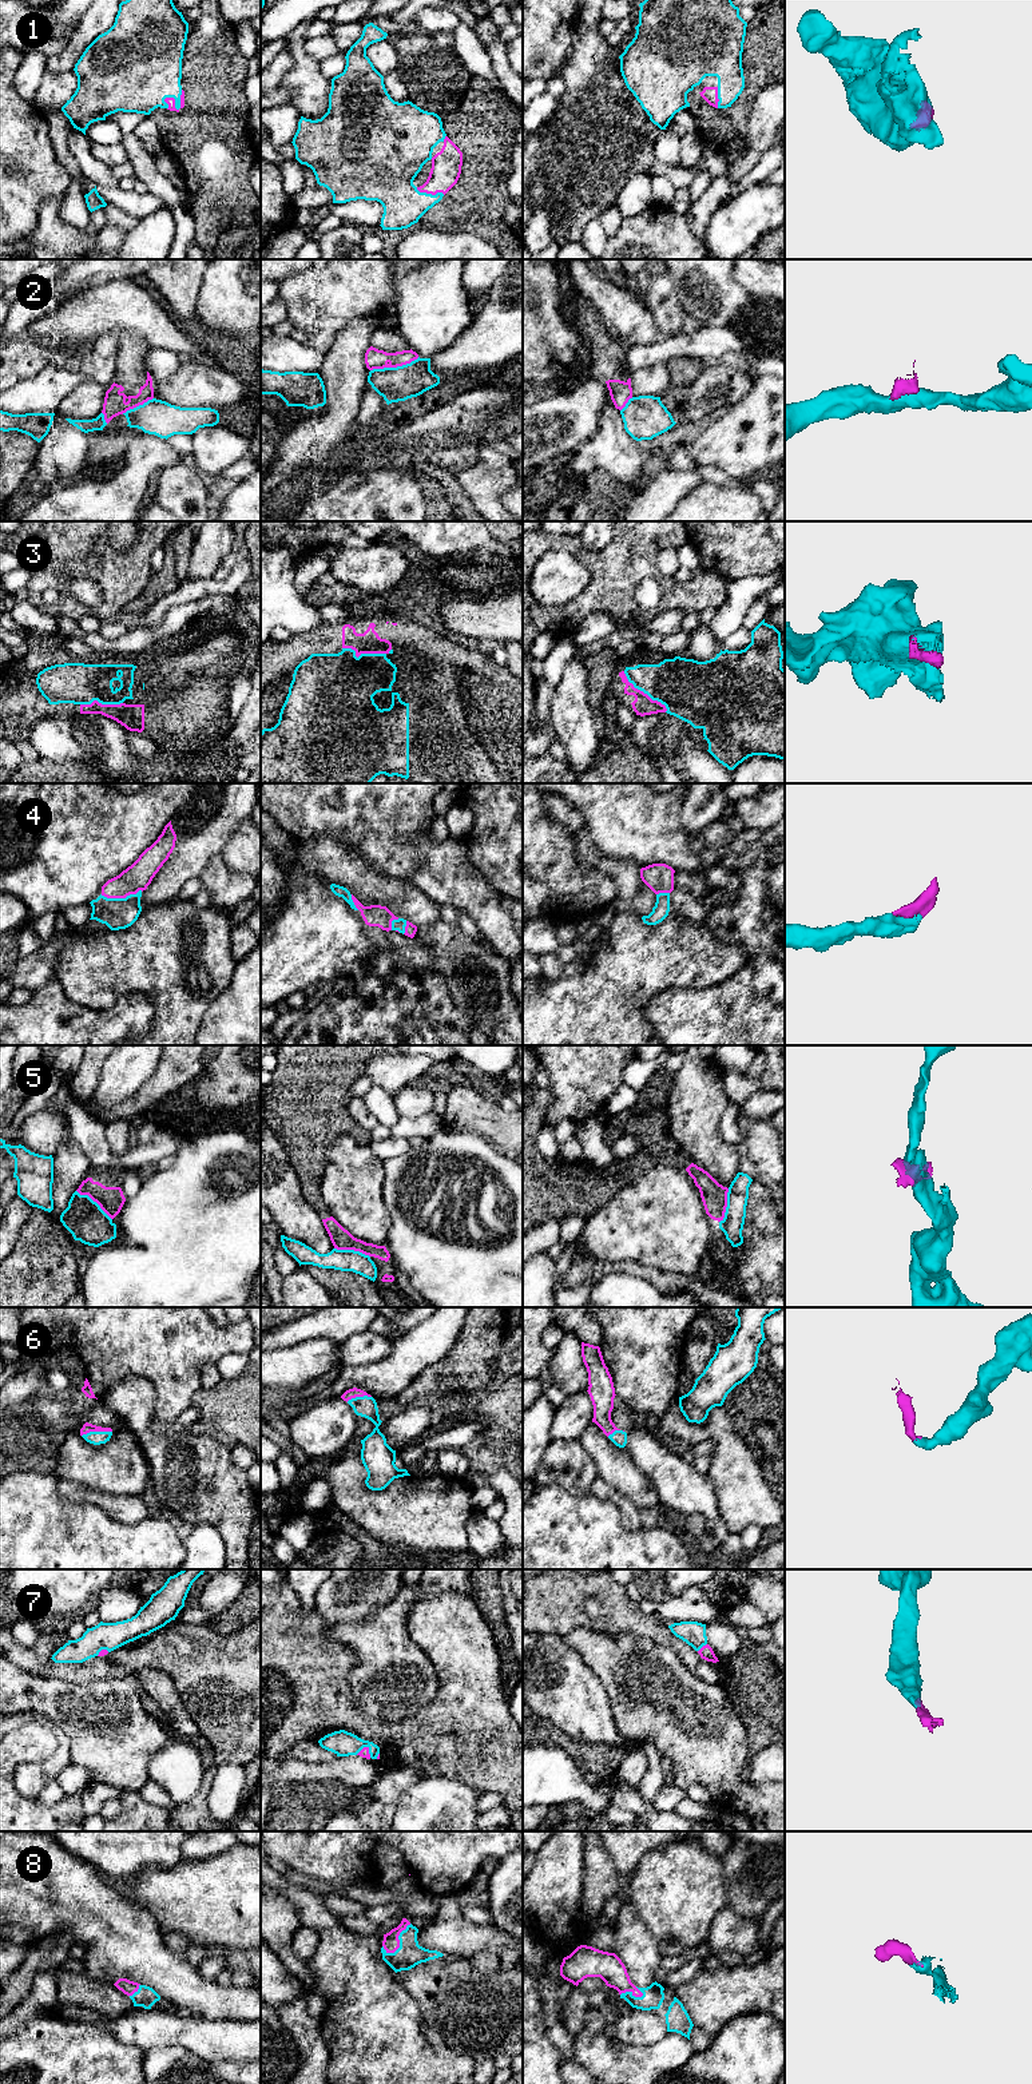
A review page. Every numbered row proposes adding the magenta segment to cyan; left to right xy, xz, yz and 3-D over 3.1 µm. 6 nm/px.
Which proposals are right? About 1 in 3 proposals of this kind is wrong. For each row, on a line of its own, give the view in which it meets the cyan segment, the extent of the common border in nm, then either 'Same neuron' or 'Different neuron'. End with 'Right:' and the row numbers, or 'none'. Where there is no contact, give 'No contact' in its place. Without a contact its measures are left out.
1: Touches cyan in xy. Shared border 150 nm. Same neuron
2: Touches cyan in xz. Shared border 300 nm. Different neuron
3: Touches cyan in yz. Shared border 360 nm. Different neuron
4: Touches cyan in xy. Shared border 260 nm. Same neuron
5: Touches cyan in xy. Shared border 280 nm. Different neuron
6: Touches cyan in xy. Shared border 190 nm. Same neuron
7: Touches cyan in yz. Shared border 80 nm. Same neuron
8: Touches cyan in xz. Shared border 240 nm. Same neuron
Right: 1, 4, 6, 7, 8

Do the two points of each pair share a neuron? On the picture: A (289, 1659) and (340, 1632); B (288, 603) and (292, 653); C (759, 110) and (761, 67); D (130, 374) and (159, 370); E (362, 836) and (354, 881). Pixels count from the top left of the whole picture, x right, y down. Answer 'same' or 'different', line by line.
A: different
B: different
C: different
D: different
E: different

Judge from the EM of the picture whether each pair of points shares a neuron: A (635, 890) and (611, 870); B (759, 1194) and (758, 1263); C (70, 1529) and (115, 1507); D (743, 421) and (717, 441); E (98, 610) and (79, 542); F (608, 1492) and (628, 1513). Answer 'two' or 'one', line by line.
A: one
B: one
C: two
D: one
E: one
F: one

